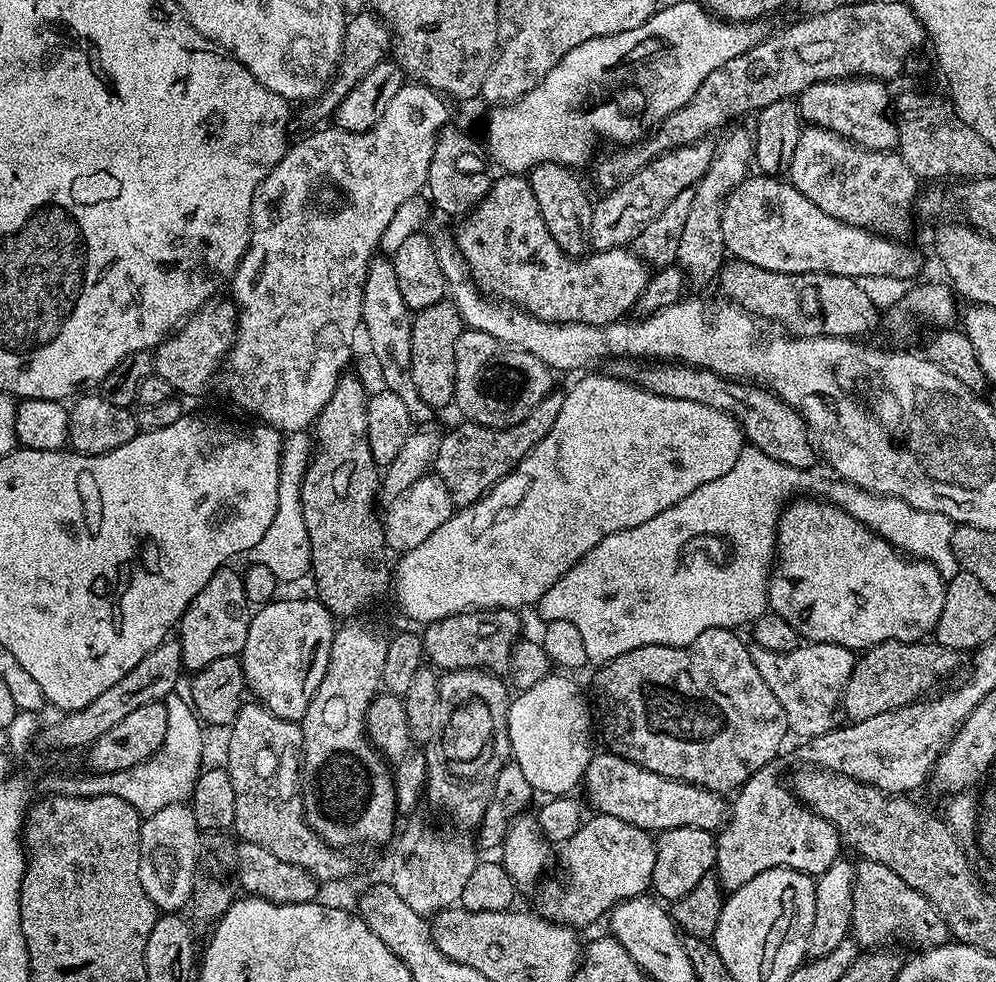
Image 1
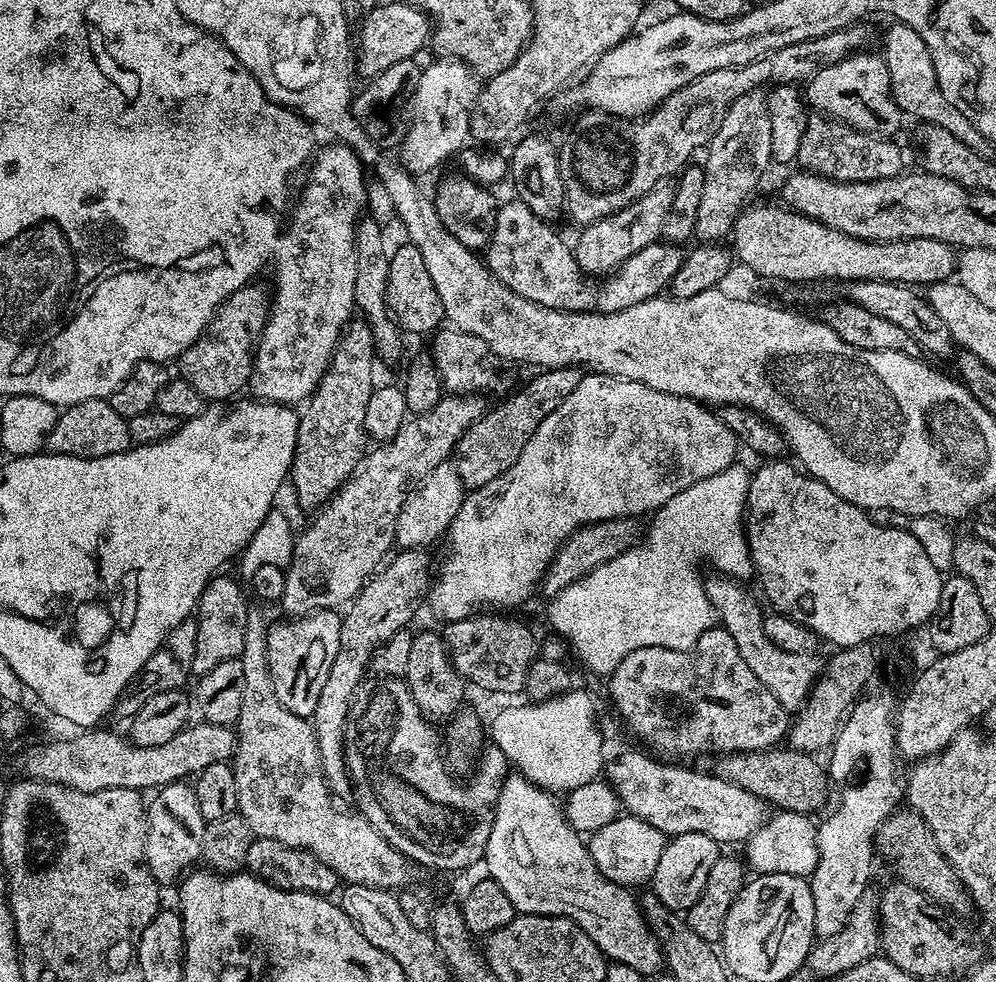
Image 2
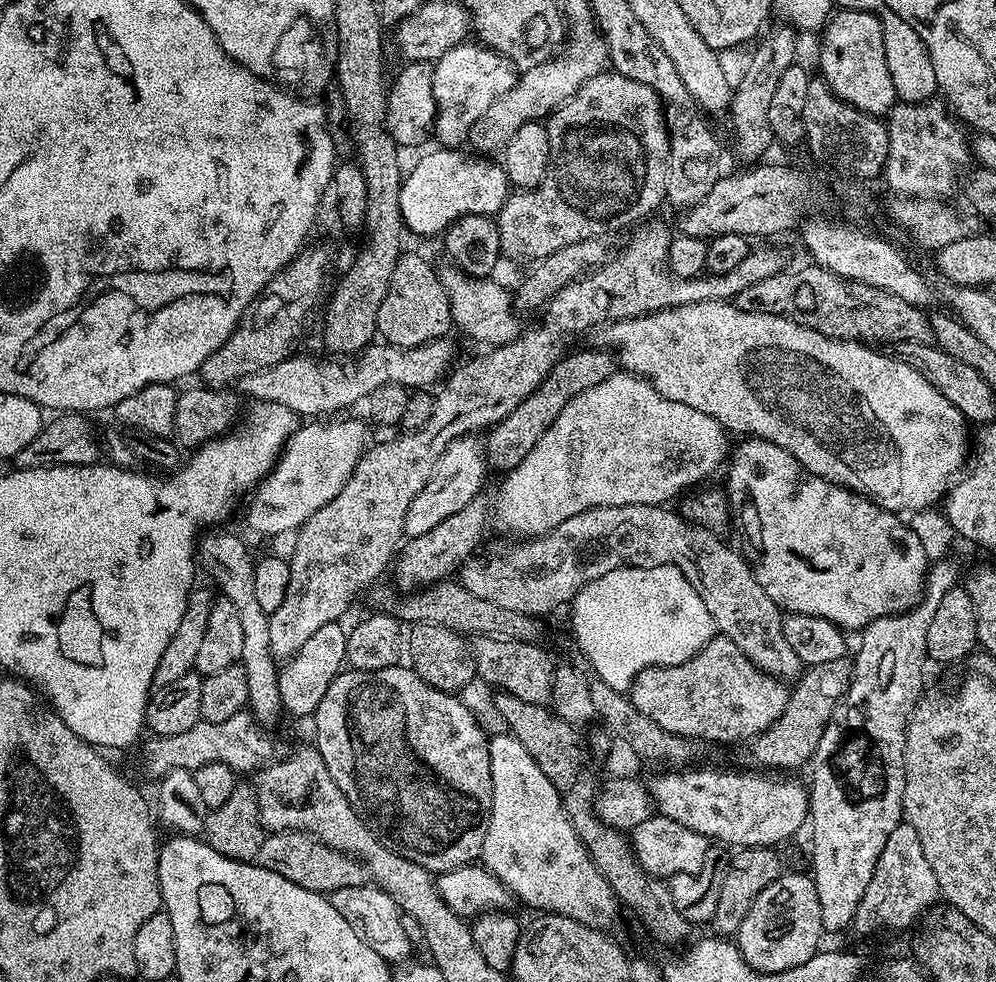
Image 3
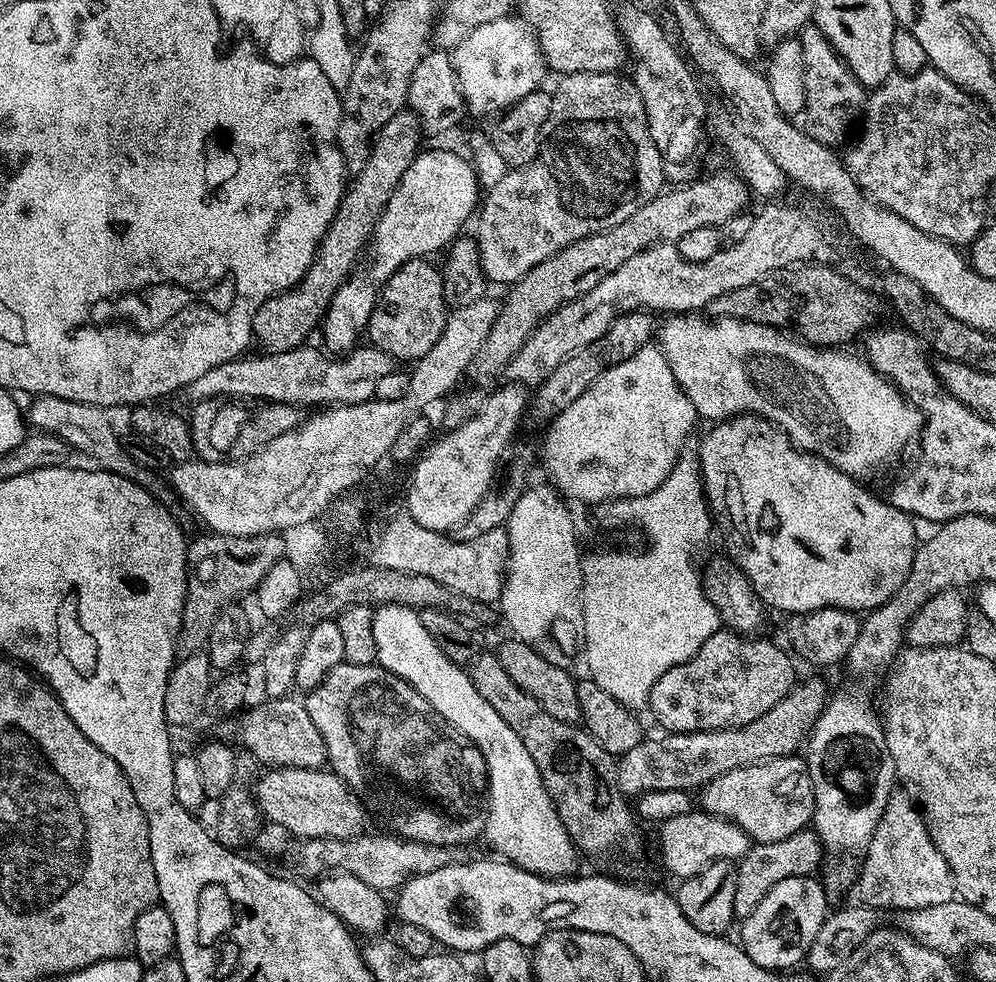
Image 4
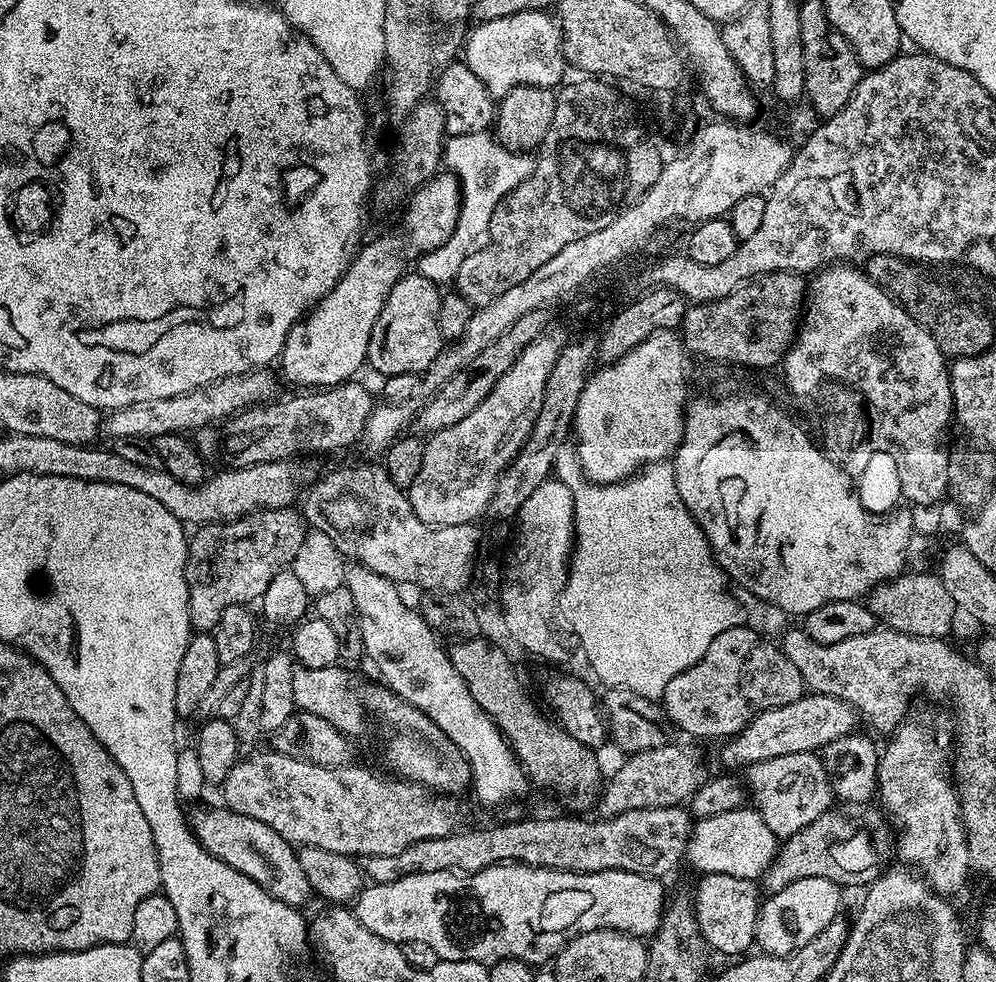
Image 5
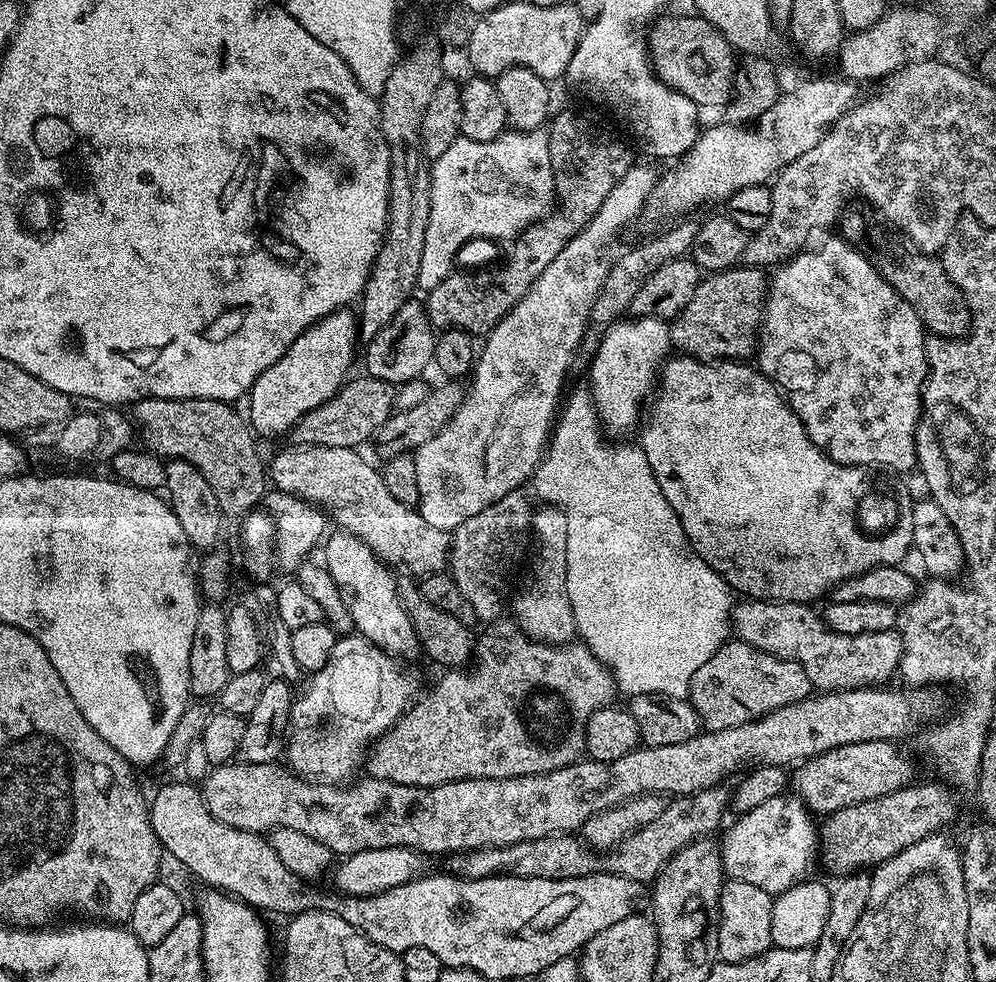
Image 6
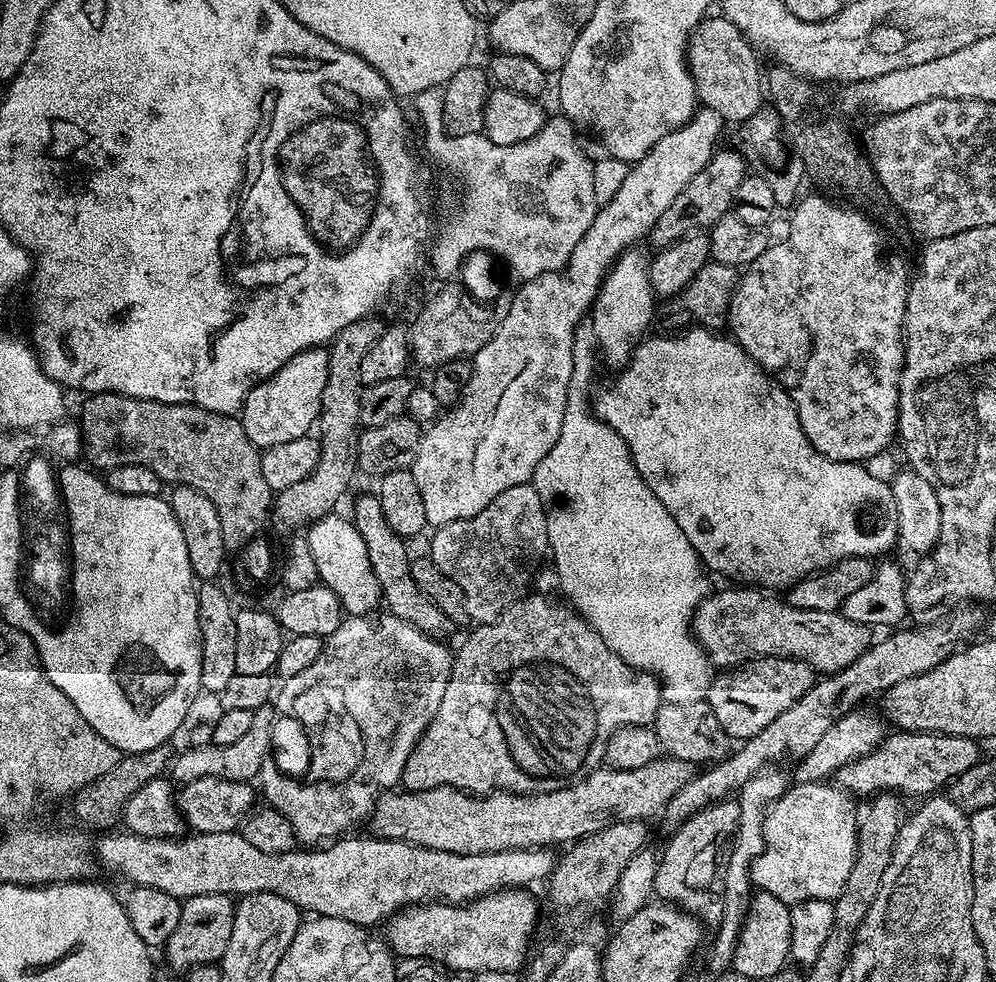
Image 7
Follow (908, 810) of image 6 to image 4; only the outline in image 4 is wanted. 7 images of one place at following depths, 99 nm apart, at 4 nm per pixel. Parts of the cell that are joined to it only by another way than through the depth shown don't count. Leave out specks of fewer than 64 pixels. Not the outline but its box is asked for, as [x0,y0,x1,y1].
[734,830,826,917]

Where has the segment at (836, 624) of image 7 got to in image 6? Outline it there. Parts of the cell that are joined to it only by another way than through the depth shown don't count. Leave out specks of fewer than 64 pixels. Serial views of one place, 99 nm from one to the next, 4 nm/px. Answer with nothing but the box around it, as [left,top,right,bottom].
[732,598,904,690]

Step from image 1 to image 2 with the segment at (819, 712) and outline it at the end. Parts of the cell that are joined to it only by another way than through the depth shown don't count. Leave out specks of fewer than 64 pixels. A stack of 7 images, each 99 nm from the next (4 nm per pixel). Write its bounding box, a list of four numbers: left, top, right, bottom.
[704,574,822,714]

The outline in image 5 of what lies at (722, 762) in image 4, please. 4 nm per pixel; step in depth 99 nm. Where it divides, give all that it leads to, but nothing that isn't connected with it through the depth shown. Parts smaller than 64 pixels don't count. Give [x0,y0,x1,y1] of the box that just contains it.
[598,743,706,817]

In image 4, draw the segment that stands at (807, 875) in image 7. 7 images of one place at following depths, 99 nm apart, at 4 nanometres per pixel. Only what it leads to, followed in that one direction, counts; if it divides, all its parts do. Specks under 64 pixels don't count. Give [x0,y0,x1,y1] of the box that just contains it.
[660,810,750,878]

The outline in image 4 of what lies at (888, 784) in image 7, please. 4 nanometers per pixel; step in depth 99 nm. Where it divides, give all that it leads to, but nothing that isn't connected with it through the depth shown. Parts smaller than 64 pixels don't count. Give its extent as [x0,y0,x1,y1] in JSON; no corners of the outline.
[698,754,816,844]

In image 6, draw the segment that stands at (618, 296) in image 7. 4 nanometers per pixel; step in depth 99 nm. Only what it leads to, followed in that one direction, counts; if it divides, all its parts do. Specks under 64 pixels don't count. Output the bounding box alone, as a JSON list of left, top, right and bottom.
[590,316,672,438]

